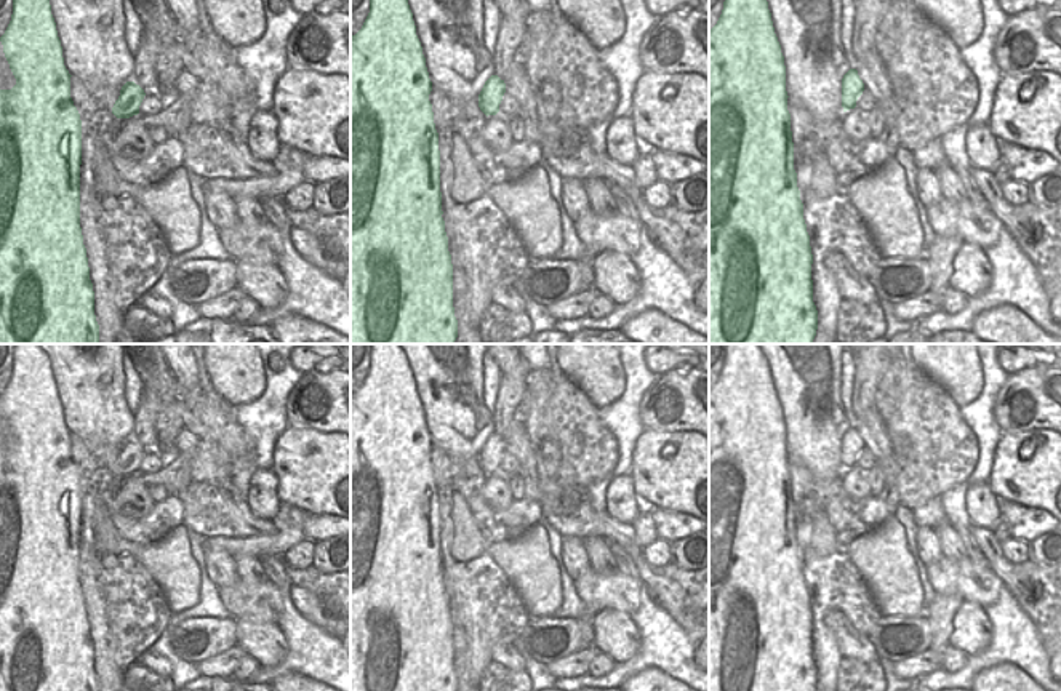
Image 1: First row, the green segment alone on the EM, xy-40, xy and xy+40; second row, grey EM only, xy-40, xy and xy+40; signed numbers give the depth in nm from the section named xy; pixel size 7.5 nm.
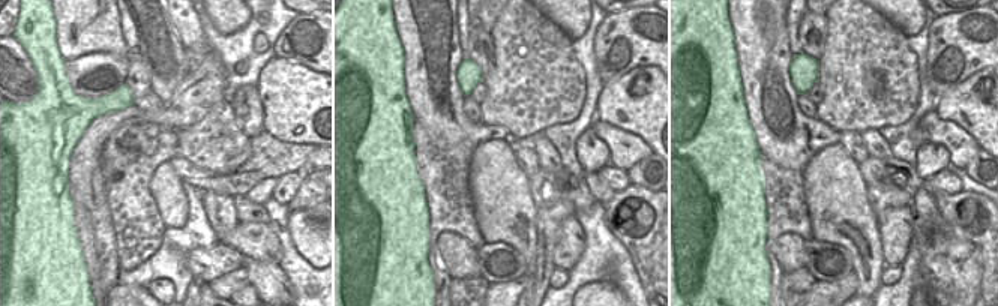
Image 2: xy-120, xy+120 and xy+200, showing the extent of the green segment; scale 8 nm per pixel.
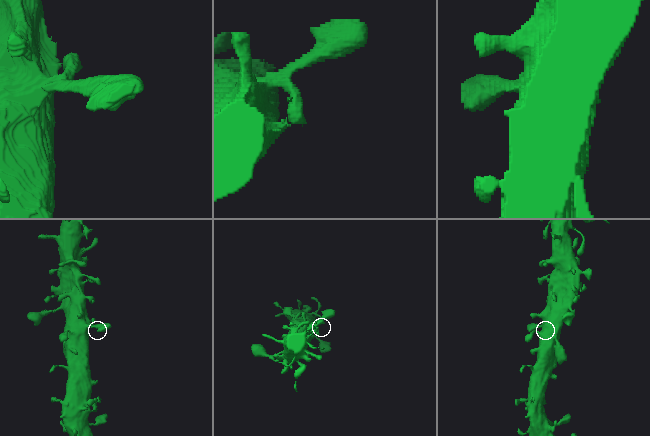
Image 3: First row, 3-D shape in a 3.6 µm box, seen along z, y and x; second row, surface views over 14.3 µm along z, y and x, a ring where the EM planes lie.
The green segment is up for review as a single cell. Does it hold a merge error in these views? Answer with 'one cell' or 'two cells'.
one cell

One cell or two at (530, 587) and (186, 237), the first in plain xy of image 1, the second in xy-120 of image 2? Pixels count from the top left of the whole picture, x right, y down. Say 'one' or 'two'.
two

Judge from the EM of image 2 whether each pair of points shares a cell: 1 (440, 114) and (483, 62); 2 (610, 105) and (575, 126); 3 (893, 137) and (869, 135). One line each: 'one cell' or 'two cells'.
1: one cell
2: two cells
3: two cells

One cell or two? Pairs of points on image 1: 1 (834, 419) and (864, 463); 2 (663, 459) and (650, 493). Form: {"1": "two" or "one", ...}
{"1": "two", "2": "one"}

